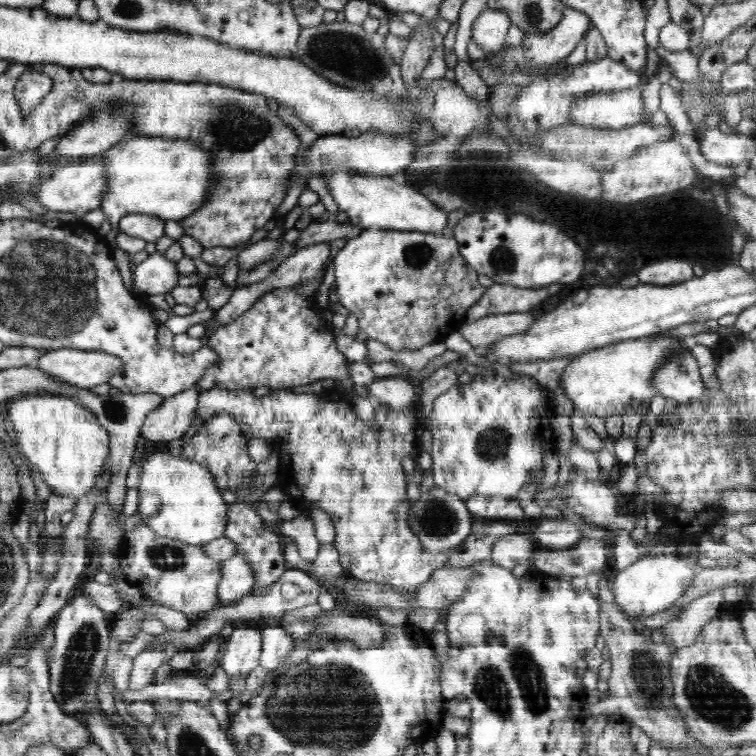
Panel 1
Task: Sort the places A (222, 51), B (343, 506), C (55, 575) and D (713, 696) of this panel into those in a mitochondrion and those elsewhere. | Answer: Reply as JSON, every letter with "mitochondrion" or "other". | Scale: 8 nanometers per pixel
{"A":"other","B":"other","C":"other","D":"mitochondrion"}

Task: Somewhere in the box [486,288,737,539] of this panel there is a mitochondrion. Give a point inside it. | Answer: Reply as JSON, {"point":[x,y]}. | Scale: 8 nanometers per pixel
{"point":[680,367]}

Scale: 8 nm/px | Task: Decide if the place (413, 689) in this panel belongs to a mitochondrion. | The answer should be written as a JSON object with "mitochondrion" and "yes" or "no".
{"mitochondrion":"no"}

